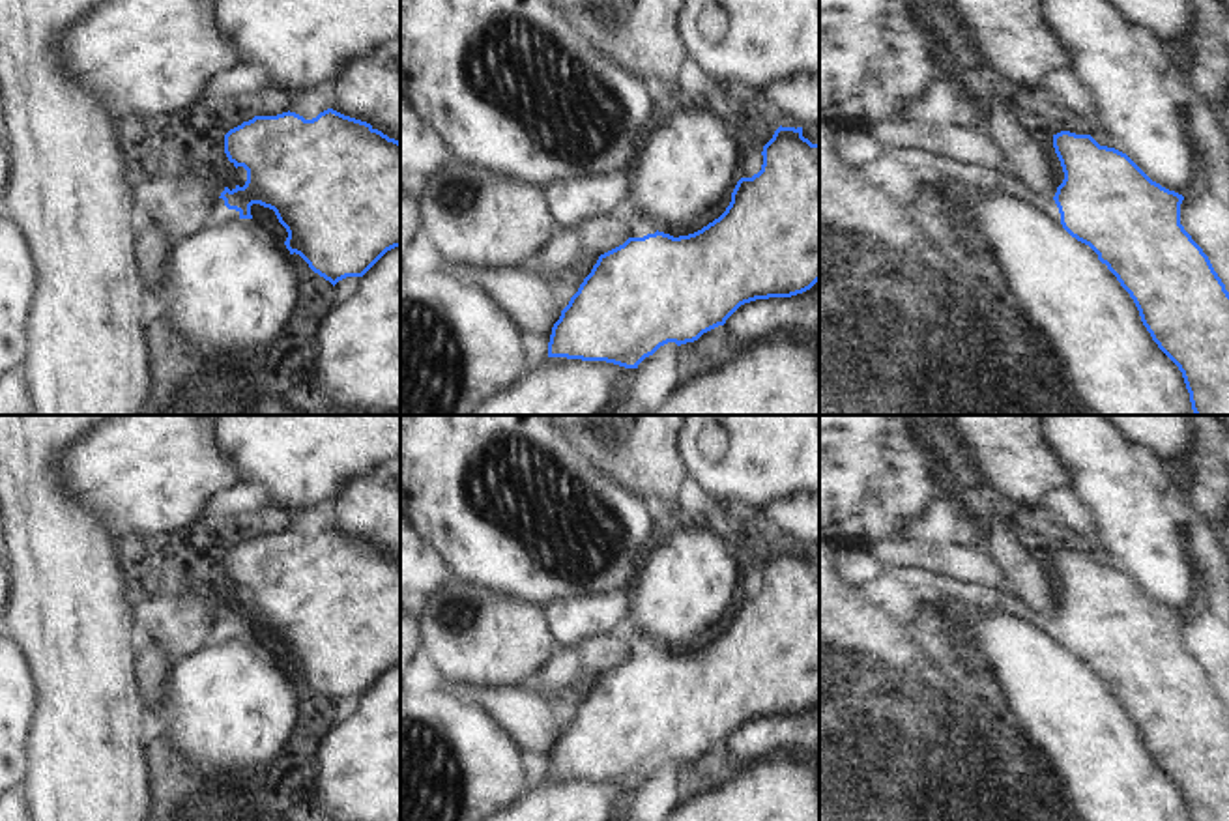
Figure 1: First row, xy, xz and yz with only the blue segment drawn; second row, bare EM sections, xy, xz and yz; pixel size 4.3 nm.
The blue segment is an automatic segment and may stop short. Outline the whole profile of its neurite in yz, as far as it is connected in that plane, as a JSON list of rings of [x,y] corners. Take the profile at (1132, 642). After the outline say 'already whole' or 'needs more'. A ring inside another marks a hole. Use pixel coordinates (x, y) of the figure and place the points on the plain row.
[[[1061,550],[1053,554],[1053,567],[1064,591],[1053,617],[1031,610],[1010,593],[962,583],[926,569],[894,567],[889,574],[907,587],[935,587],[950,602],[1001,608],[1044,630],[1089,664],[1130,713],[1152,759],[1182,791],[1190,821],[1229,821],[1229,711],[1180,643],[1184,615],[1152,600],[1126,572],[1100,565],[1091,554]]]; needs more

